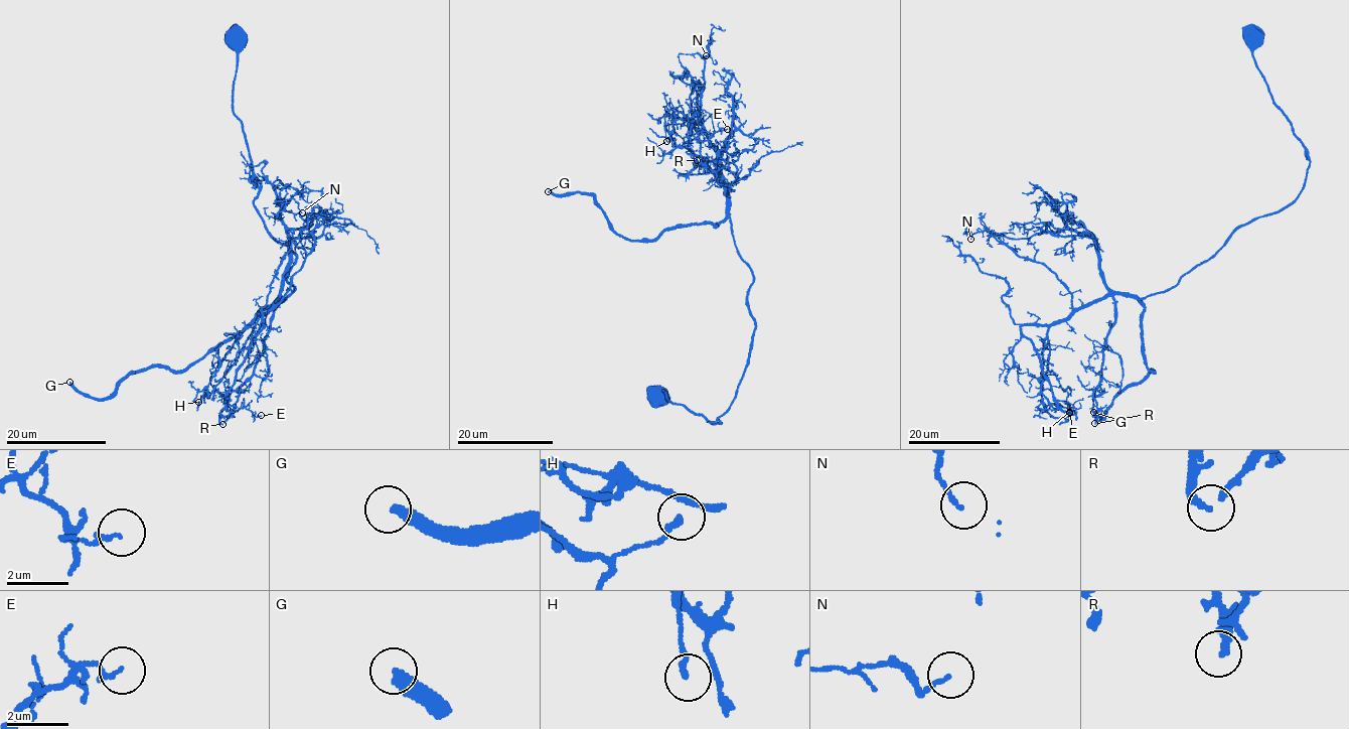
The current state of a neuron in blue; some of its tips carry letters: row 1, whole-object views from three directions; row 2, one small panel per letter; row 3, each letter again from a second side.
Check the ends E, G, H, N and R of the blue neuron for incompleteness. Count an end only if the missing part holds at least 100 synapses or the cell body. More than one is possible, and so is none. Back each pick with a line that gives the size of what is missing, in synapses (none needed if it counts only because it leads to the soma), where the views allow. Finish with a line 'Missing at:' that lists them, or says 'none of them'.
G: about 800 synapses
Missing at: G

